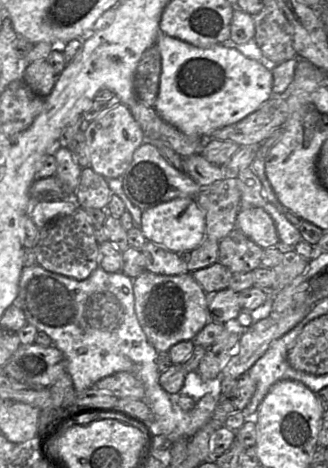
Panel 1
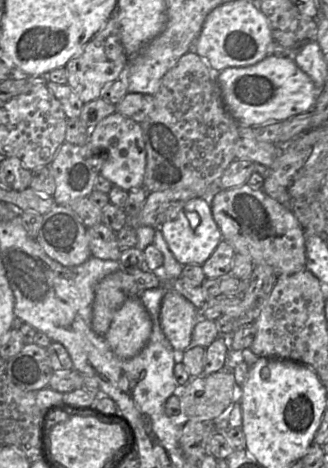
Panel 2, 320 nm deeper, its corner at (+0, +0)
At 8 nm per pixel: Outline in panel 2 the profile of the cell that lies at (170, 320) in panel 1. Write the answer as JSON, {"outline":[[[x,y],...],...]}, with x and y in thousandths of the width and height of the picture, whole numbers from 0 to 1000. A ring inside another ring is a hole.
{"outline":[[[509,618],[491,647],[488,694],[497,712],[537,750],[564,750],[582,737],[610,662],[534,620]]]}

